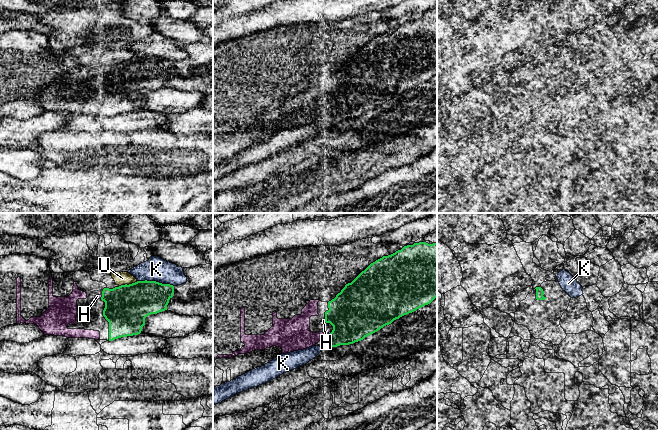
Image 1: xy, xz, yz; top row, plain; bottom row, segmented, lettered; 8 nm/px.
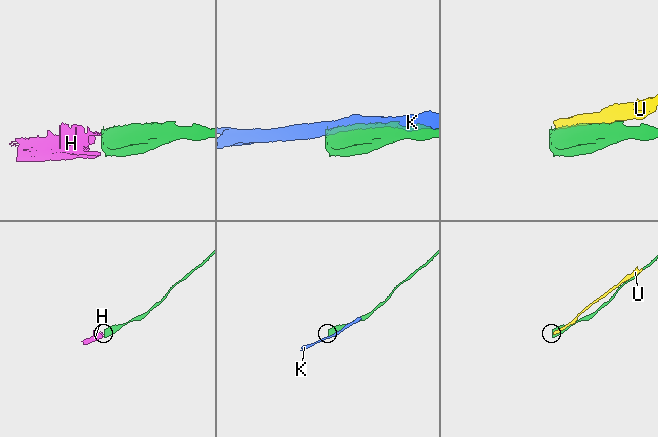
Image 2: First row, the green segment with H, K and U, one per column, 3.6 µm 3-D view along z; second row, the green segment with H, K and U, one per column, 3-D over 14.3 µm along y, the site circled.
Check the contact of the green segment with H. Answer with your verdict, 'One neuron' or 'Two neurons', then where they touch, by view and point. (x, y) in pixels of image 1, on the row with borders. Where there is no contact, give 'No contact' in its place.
One neuron. Touches green at xy (101, 297)

